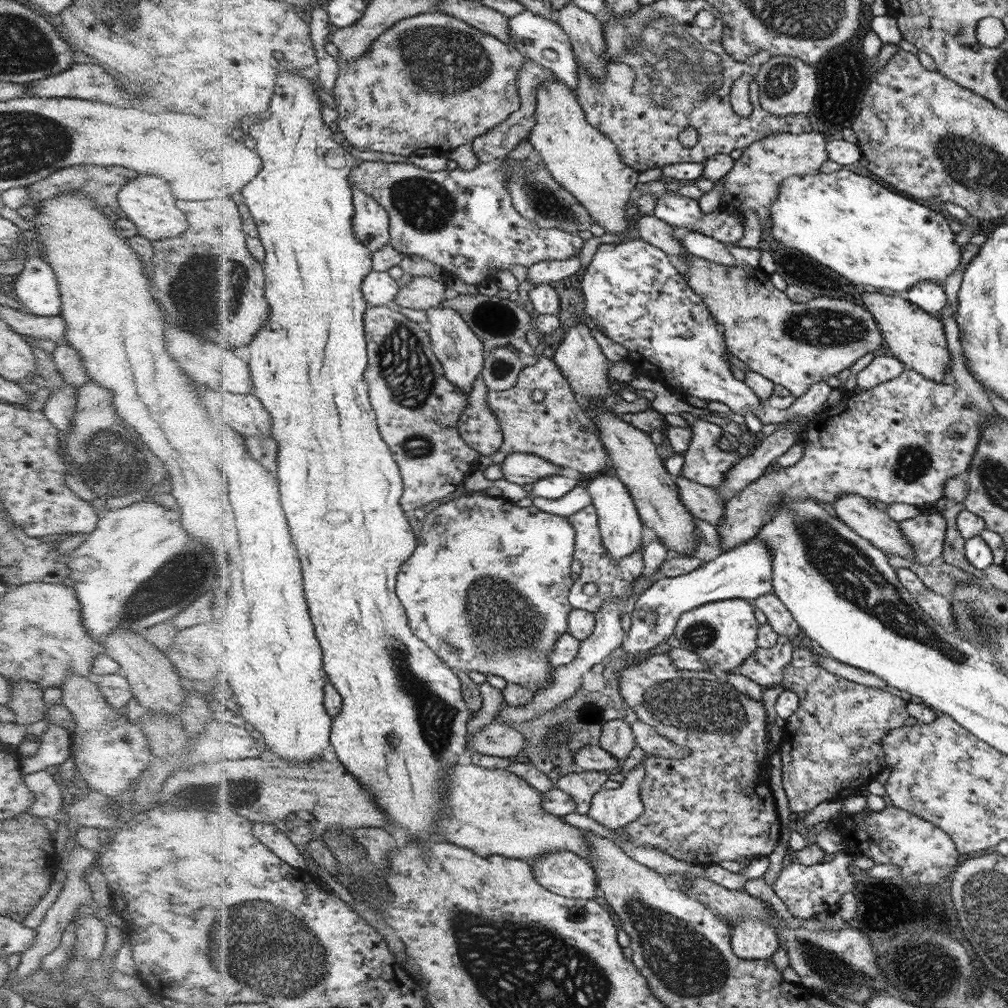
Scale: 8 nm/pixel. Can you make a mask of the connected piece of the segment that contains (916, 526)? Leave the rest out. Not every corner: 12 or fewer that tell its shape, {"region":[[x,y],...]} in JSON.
{"region":[[928,512],[901,520],[913,561],[943,554],[946,519]]}

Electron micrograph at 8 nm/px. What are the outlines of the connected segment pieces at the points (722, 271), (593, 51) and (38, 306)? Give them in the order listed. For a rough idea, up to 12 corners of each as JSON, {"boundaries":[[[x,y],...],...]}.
{"boundaries":[[[692,254],[684,277],[729,352],[793,397],[884,335],[816,279],[794,302],[759,266]],[[573,2],[555,19],[569,35],[578,65],[595,80],[605,75],[599,17]],[[27,254],[10,287],[38,316],[61,314],[59,282],[42,257]]]}

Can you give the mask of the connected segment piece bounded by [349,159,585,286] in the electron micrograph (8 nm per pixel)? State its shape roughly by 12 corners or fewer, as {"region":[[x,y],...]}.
{"region":[[503,160],[429,172],[363,161],[349,180],[391,245],[468,284],[584,245],[514,206]]}

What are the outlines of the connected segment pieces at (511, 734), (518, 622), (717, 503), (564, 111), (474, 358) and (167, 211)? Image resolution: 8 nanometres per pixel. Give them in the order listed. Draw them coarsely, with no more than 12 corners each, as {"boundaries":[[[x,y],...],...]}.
{"boundaries":[[[491,723],[468,737],[470,751],[512,758],[525,740],[511,725]],[[430,512],[397,588],[452,668],[537,690],[569,632],[568,516]],[[674,476],[696,518],[721,525],[725,504],[712,487]],[[555,76],[529,138],[606,233],[626,230],[638,172]],[[428,310],[433,349],[466,394],[481,374],[483,342],[463,314]],[[140,175],[117,201],[151,241],[186,232],[170,184]]]}

